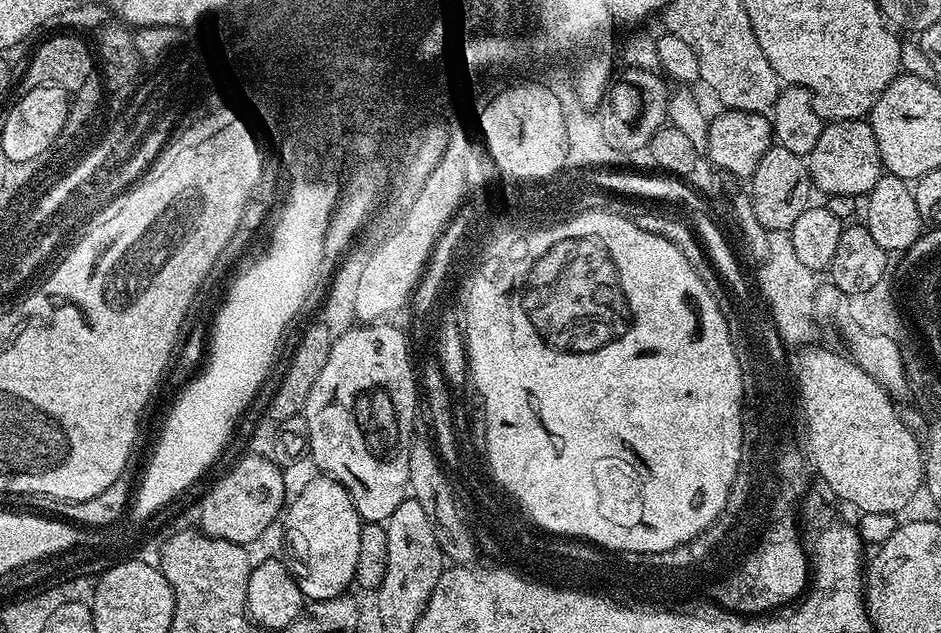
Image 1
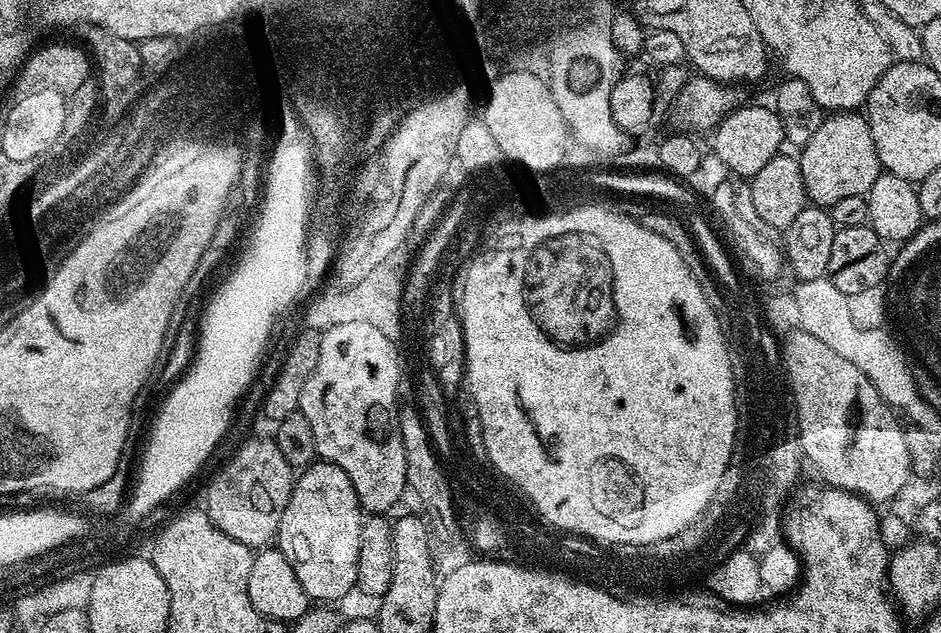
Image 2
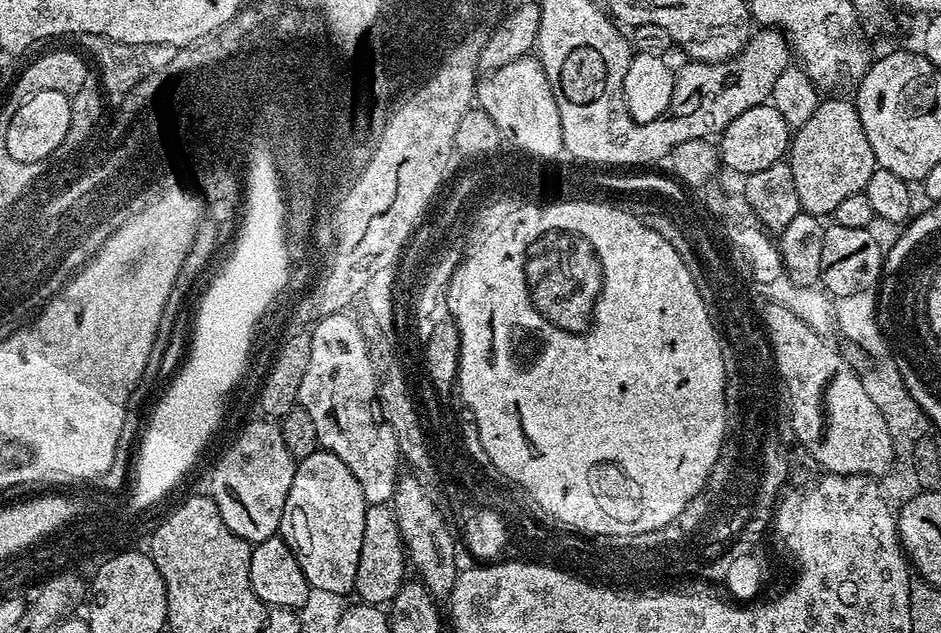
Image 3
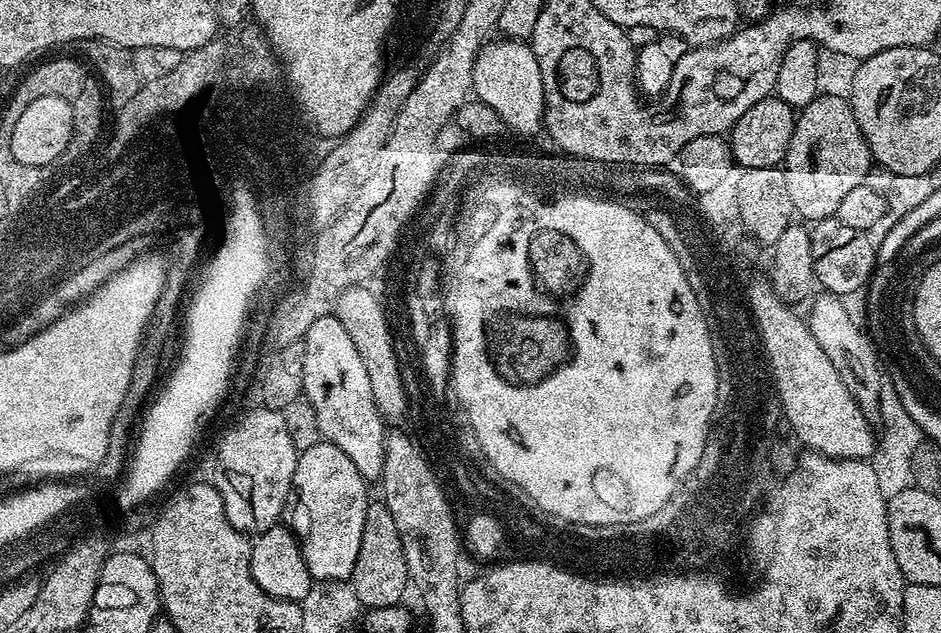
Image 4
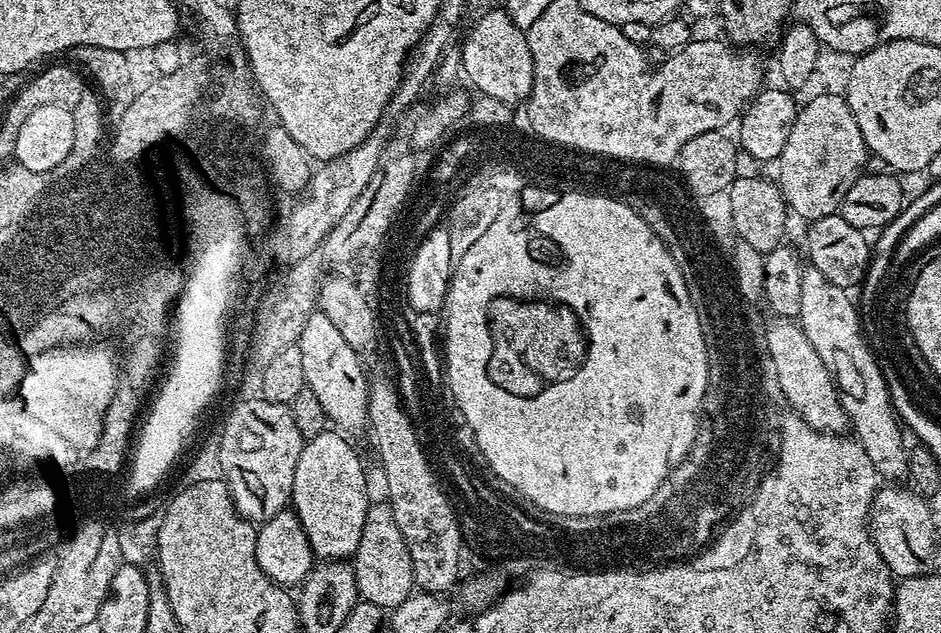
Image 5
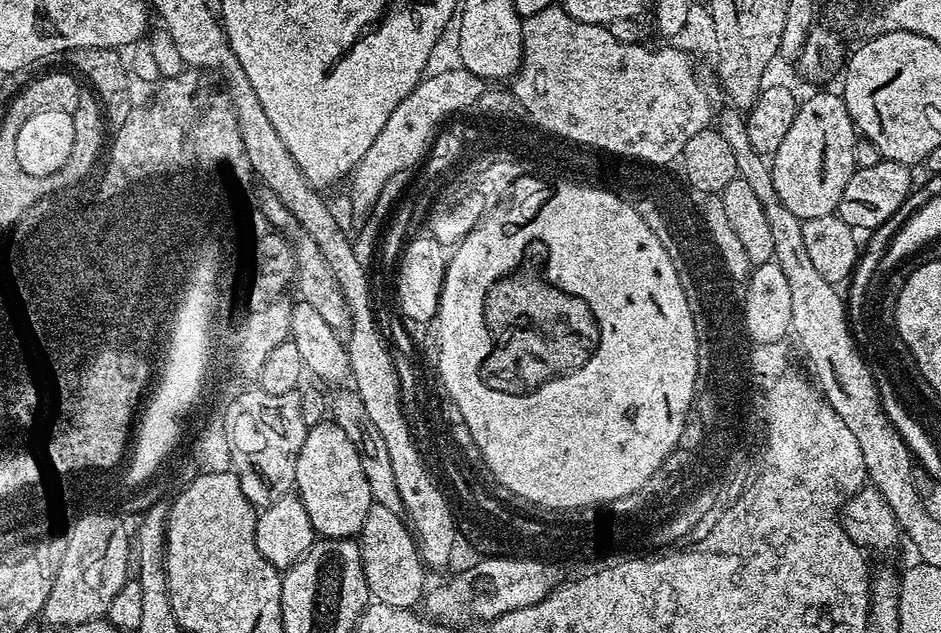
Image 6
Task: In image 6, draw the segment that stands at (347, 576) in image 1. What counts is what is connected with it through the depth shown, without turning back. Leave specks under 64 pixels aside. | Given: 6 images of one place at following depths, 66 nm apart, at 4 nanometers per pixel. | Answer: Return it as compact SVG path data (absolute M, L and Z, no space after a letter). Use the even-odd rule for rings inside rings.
M333 422L309 427L296 463L295 491L310 514L313 533L330 540L359 537L362 522L373 503L369 483L362 474L358 453L346 432Z

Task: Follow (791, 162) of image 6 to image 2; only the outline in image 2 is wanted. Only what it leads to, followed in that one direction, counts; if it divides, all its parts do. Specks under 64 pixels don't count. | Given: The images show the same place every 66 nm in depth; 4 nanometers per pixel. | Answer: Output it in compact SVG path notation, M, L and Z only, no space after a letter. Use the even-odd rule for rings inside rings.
M856 110L825 115L818 130L799 149L798 159L808 199L817 206L831 206L851 196L867 197L882 171L868 121Z

